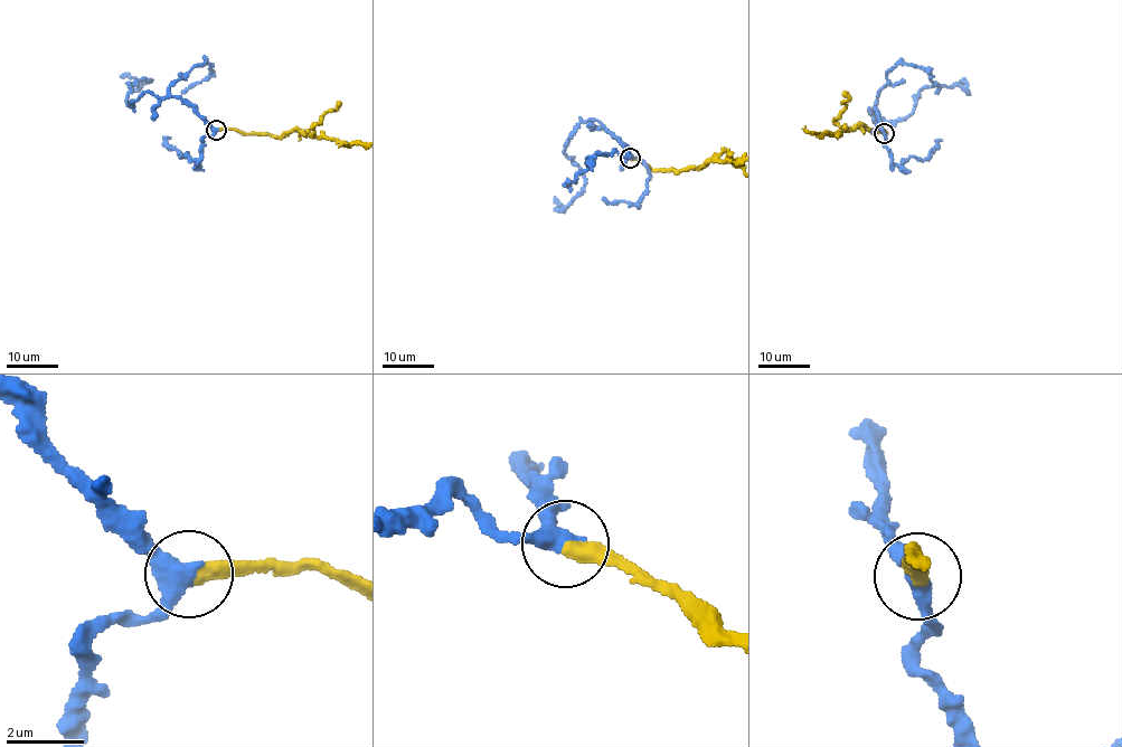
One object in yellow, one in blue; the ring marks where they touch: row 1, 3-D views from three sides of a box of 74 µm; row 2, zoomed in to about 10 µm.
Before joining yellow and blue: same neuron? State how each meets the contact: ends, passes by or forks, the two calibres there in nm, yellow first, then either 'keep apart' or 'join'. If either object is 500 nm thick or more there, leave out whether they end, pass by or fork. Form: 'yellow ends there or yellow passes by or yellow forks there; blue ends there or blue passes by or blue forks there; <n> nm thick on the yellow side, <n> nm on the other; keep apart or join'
yellow ends there; blue passes by; 420 nm thick on the yellow side, 440 nm on the other; join

